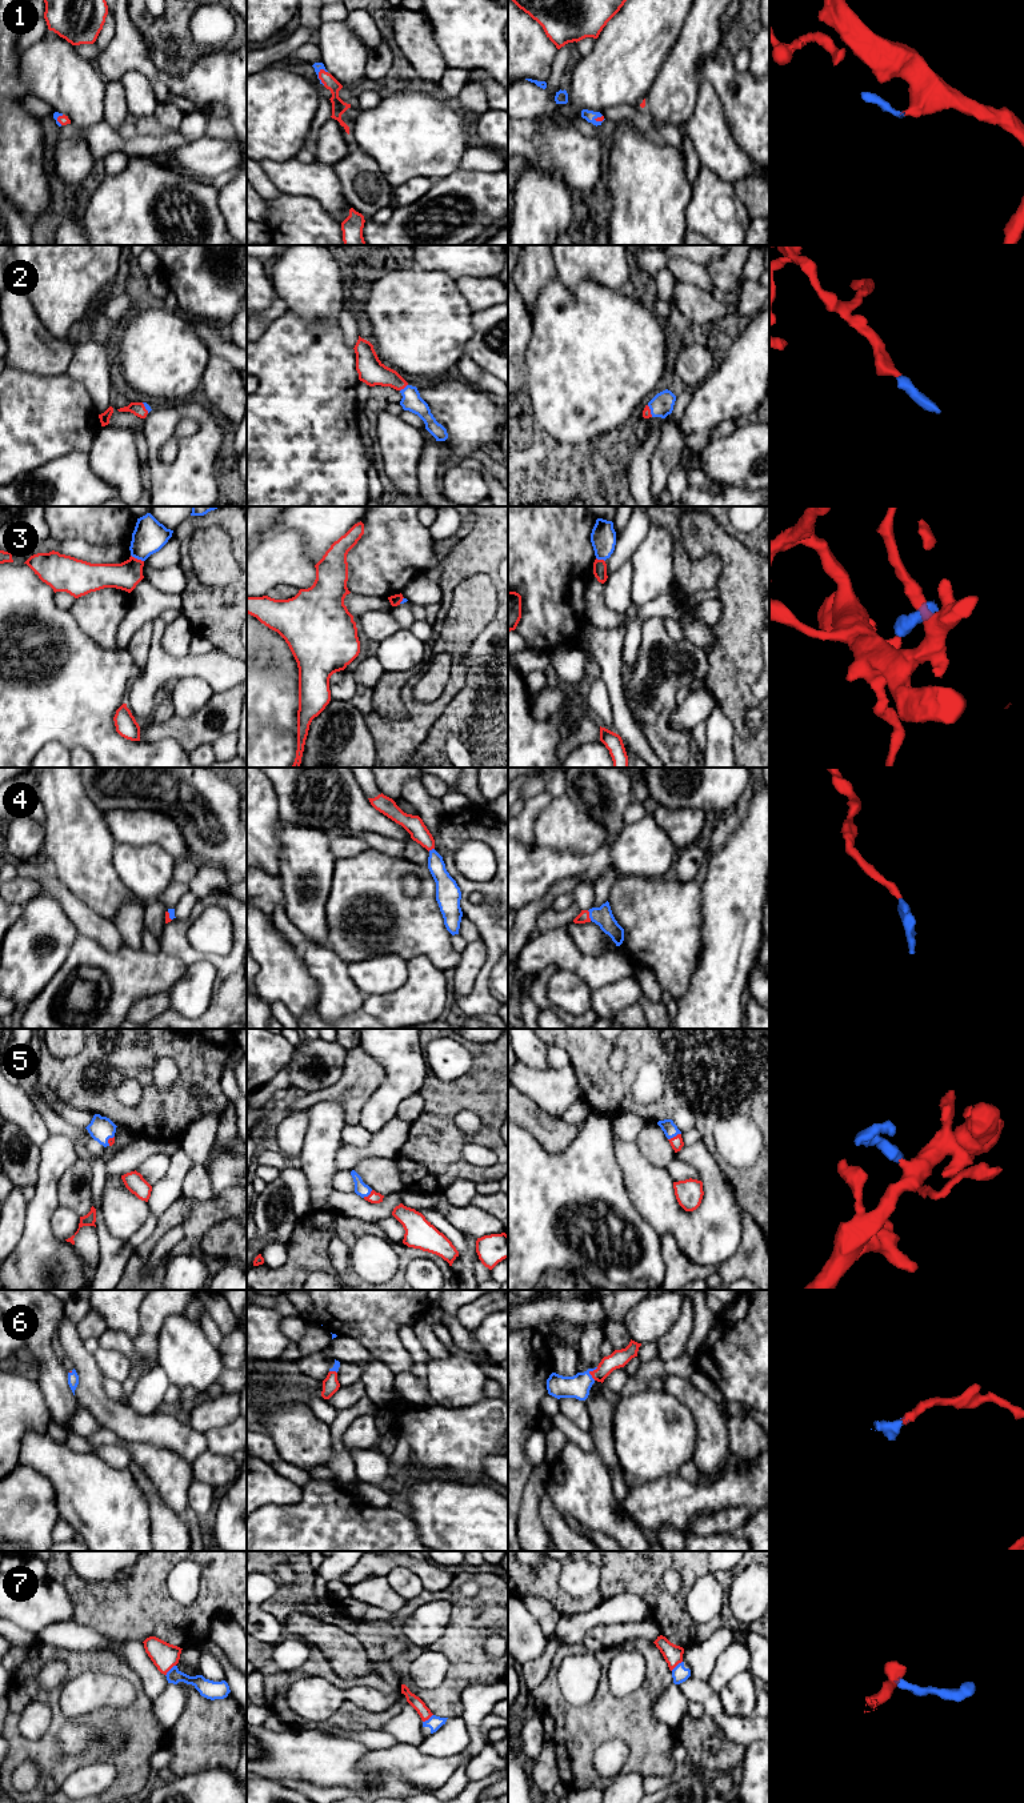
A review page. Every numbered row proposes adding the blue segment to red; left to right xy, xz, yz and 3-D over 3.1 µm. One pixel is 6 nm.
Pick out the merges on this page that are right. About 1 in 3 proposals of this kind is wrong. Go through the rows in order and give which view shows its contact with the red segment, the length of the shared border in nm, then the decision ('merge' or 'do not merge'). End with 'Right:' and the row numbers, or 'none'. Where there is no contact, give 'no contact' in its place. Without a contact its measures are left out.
1: xz | 110 nm | merge
2: xz | 60 nm | merge
3: xy | 90 nm | do not merge
4: yz | 70 nm | merge
5: yz | 90 nm | merge
6: yz | 80 nm | merge
7: xy | 90 nm | do not merge
Right: 1, 2, 4, 5, 6

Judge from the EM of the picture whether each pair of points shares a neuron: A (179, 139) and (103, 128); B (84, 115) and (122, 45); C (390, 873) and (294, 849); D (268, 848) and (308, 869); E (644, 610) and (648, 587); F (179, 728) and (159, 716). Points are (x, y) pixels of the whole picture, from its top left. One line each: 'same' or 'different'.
A: same
B: different
C: different
D: different
E: different
F: different

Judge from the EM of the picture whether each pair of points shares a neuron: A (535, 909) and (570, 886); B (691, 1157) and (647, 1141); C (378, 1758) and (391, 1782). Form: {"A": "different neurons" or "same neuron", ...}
{"A": "same neuron", "B": "different neurons", "C": "different neurons"}

